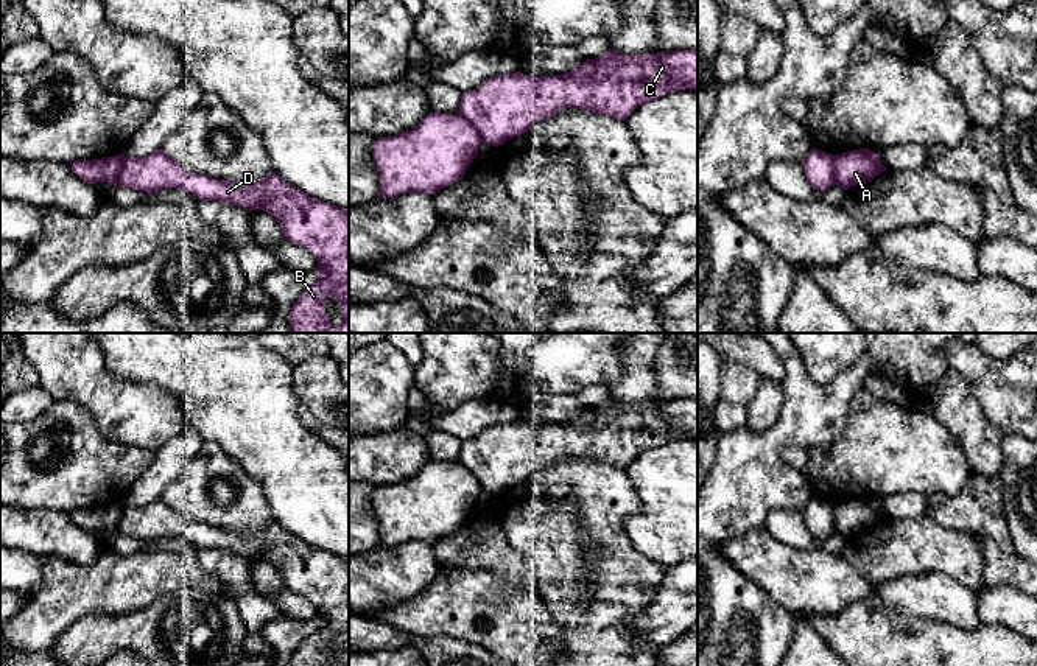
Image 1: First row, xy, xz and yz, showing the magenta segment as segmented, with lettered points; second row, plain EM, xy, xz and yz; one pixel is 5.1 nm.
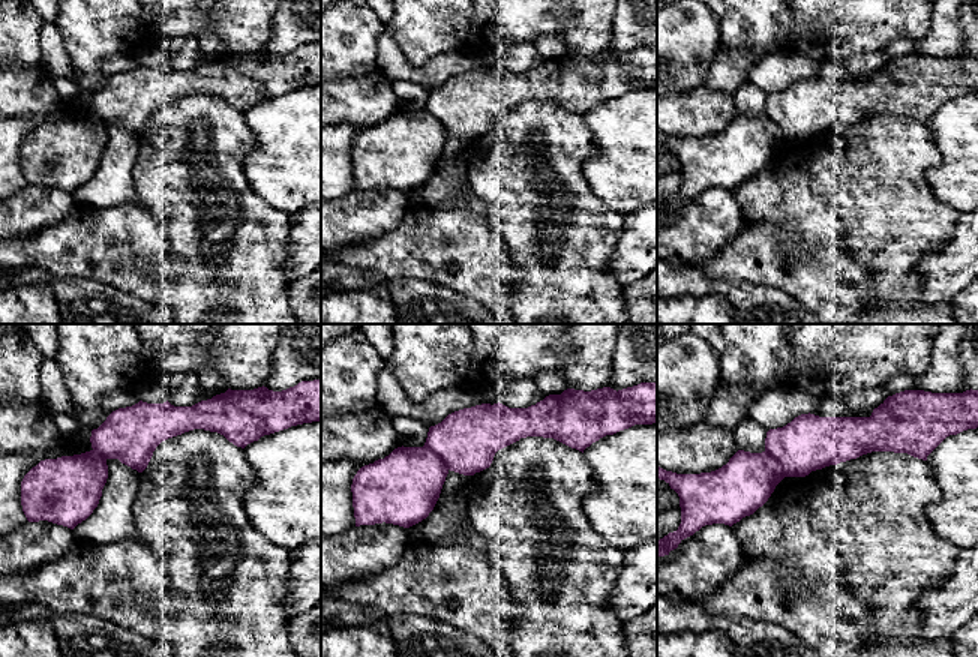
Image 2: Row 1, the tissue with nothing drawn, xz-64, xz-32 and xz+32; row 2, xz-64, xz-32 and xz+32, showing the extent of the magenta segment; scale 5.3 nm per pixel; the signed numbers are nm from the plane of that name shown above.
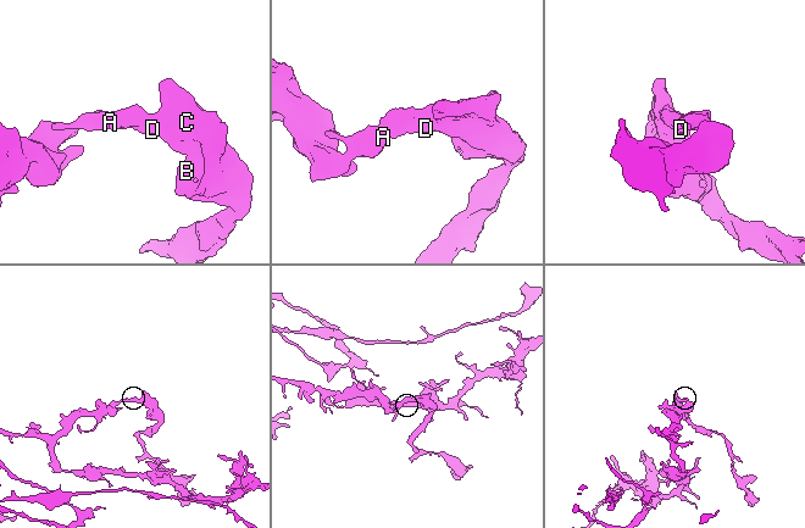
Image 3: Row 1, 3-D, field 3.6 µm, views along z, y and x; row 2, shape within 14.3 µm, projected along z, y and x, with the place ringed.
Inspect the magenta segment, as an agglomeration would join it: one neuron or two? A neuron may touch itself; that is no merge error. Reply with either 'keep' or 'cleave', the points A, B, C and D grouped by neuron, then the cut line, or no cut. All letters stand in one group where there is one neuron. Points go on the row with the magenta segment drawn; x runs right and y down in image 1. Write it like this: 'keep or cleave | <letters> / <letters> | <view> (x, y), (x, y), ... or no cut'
cleave | A / B C D | xz (458, 112), (483, 140)

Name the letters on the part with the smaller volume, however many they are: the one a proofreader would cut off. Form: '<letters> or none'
B, C, D

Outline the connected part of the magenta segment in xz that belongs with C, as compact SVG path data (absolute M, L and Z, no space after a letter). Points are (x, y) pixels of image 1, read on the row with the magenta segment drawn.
M607 50L564 75L498 75L462 93L458 114L470 121L481 140L500 146L562 107L585 109L624 121L638 106L680 89L698 90L698 50L621 54Z

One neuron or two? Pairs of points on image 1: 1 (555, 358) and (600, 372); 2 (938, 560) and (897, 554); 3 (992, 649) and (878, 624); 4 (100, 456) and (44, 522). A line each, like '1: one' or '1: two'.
1: one
2: one
3: one
4: two

